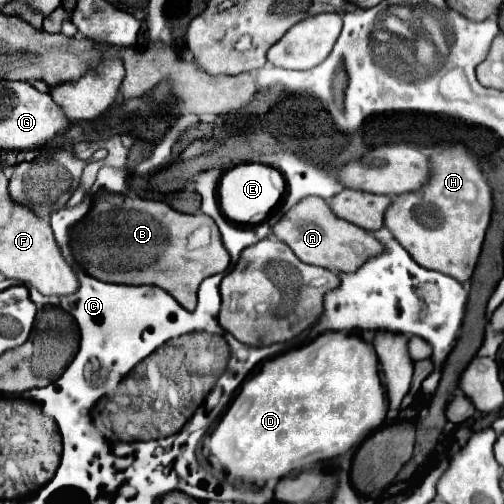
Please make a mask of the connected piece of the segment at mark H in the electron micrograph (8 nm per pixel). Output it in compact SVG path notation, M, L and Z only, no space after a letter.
M464 145L446 147L430 157L432 179L414 193L398 195L386 211L384 225L412 259L432 271L442 271L458 281L468 281L482 251L492 215L492 189L484 179L474 155Z

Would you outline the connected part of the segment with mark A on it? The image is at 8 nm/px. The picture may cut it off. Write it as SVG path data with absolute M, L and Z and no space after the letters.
M306 197L288 213L284 213L284 217L274 225L274 235L280 241L288 243L288 247L300 261L336 273L354 273L356 267L362 267L366 259L380 255L384 249L382 243L366 229L352 225L344 219L336 219L330 205L320 197Z

